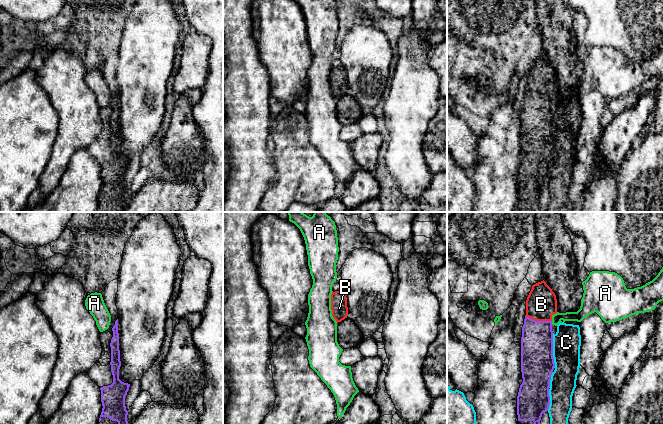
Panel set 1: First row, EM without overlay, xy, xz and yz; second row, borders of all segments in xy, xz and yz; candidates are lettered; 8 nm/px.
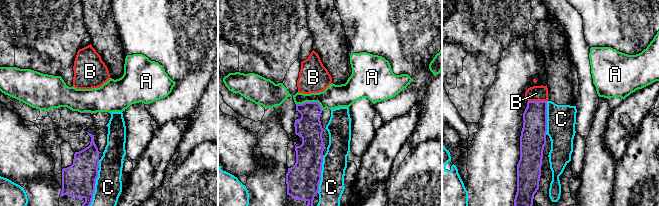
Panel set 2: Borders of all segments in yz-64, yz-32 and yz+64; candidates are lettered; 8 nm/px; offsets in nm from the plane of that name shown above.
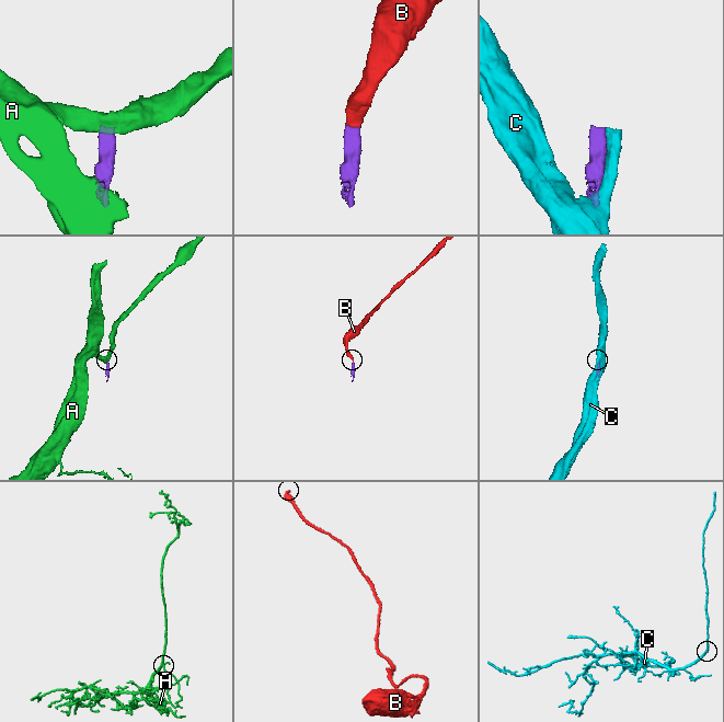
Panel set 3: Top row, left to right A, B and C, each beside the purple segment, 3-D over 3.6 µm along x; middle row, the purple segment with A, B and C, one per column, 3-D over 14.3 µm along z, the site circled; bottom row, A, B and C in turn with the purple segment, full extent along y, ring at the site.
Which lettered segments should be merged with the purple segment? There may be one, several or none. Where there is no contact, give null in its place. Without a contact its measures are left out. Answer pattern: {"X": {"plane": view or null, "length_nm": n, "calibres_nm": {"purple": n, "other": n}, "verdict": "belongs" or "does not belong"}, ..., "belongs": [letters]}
{"A": {"plane": "yz", "length_nm": 30, "calibres_nm": {"purple": 260, "other": 90}, "verdict": "does not belong"}, "B": {"plane": "yz", "length_nm": 220, "calibres_nm": {"purple": 260, "other": 240}, "verdict": "belongs"}, "C": {"plane": "yz", "length_nm": 280, "calibres_nm": {"purple": 280, "other": 220}, "verdict": "does not belong"}, "belongs": ["B"]}

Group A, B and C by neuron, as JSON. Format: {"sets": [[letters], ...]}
{"sets": [["A"], ["B"], ["C"]]}

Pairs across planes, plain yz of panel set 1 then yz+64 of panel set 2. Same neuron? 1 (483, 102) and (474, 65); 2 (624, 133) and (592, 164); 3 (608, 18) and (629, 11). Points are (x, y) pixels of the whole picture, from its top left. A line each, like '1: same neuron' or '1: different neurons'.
1: same neuron
2: different neurons
3: same neuron

